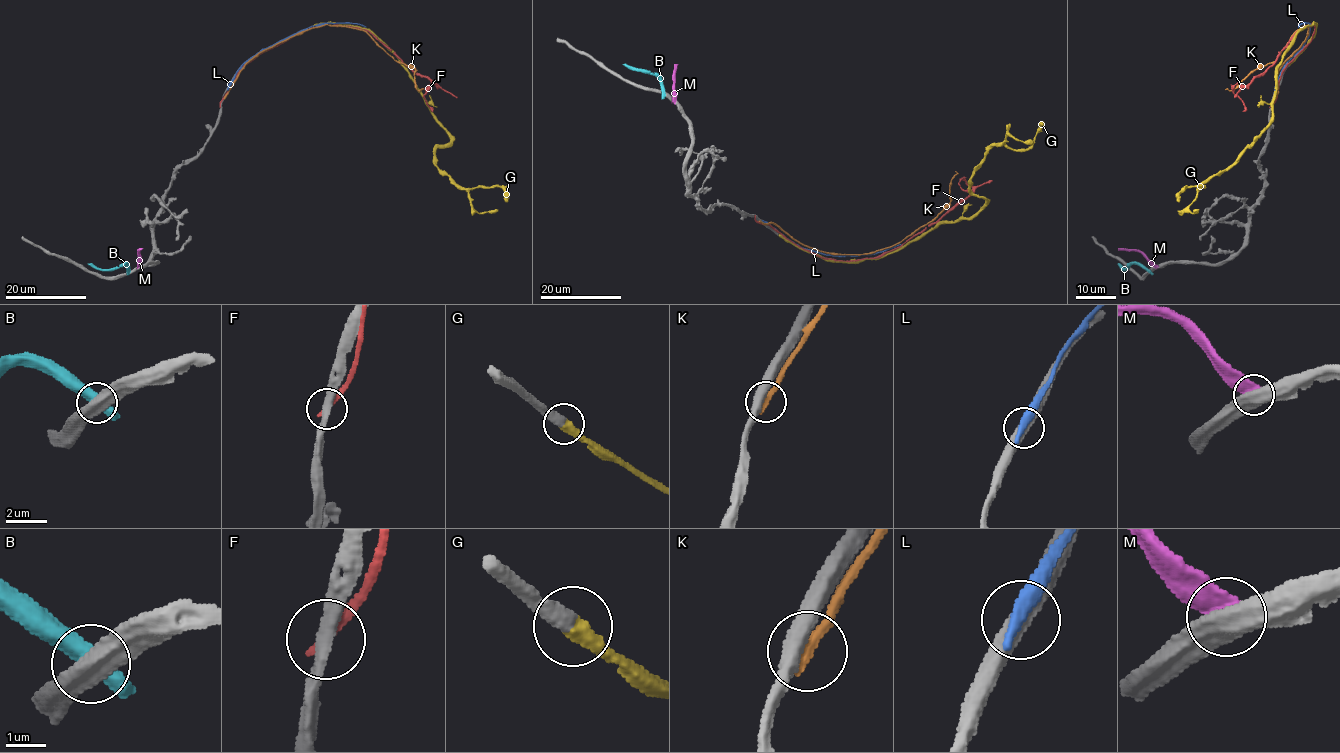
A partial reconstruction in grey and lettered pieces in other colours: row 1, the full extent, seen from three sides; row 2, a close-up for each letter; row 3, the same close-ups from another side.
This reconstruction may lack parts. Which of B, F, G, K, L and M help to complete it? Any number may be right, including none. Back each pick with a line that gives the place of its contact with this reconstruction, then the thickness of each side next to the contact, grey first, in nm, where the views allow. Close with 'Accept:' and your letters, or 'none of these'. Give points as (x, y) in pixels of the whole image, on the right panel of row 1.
G: meets grey at (1289, 64); 440 nm thick on the grey side, 500 nm on the other
Accept: G

